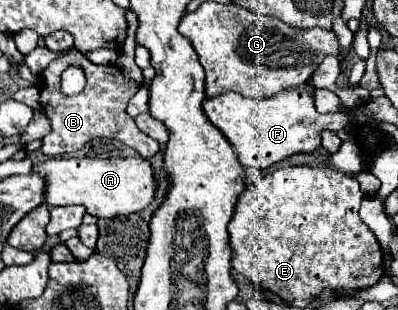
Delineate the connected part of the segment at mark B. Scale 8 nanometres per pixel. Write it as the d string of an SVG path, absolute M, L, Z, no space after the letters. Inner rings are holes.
M73 52L73 56L63 56L61 60L55 60L47 68L43 68L39 78L43 82L39 102L53 124L53 130L43 138L41 152L45 156L61 156L61 154L75 152L75 150L83 148L89 140L99 138L99 136L115 138L115 140L135 148L143 158L153 158L159 152L159 142L149 138L145 132L141 132L137 128L135 120L127 114L127 102L139 90L139 84L135 80L127 78L117 66L91 64L89 60L85 60L85 56L81 56L79 52ZM69 66L81 66L85 72L85 78L87 78L87 86L83 88L81 94L75 94L75 96L65 96L61 92L61 74Z

